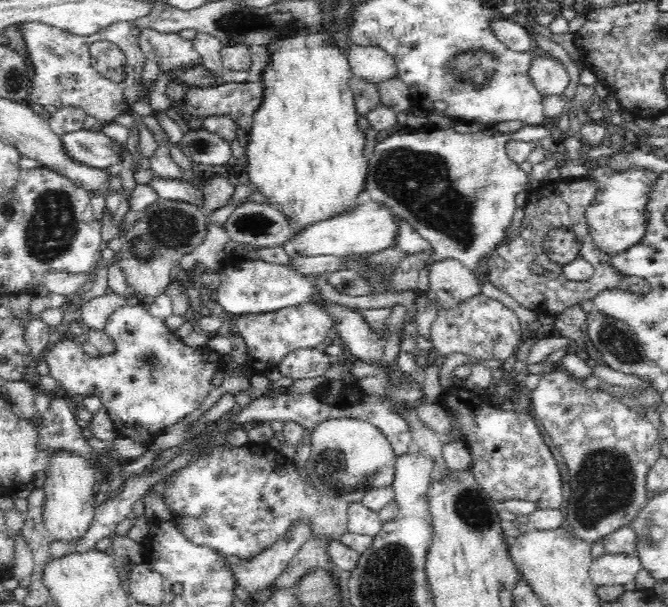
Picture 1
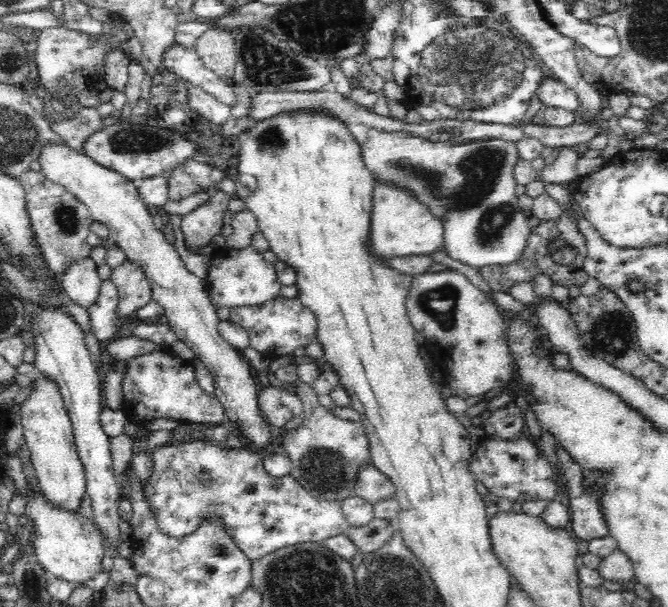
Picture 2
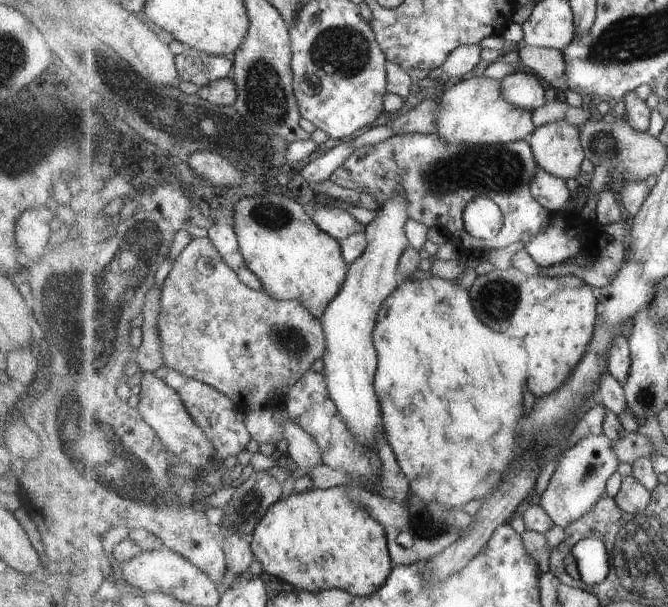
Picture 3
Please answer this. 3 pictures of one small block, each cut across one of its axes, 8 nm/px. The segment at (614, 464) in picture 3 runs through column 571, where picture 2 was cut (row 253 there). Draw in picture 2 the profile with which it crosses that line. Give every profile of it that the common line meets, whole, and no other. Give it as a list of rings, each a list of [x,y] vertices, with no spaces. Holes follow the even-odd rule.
[[[369,129],[365,145],[361,145],[361,154],[363,155],[366,169],[369,170],[375,180],[378,179],[380,183],[394,183],[398,184],[398,187],[406,187],[408,191],[412,191],[414,195],[418,196],[418,200],[422,200],[427,206],[430,206],[430,211],[432,211],[434,215],[442,216],[442,219],[445,220],[445,251],[450,258],[459,260],[464,264],[469,264],[477,269],[480,268],[480,266],[490,266],[490,264],[500,266],[512,265],[513,262],[521,259],[522,253],[525,252],[531,229],[527,224],[527,212],[518,205],[519,198],[516,193],[517,183],[513,176],[514,166],[520,158],[517,142],[508,142],[502,139],[475,140],[462,143],[462,145],[452,146],[444,142],[430,142],[424,138],[412,136],[410,133],[382,132],[376,129]]]

